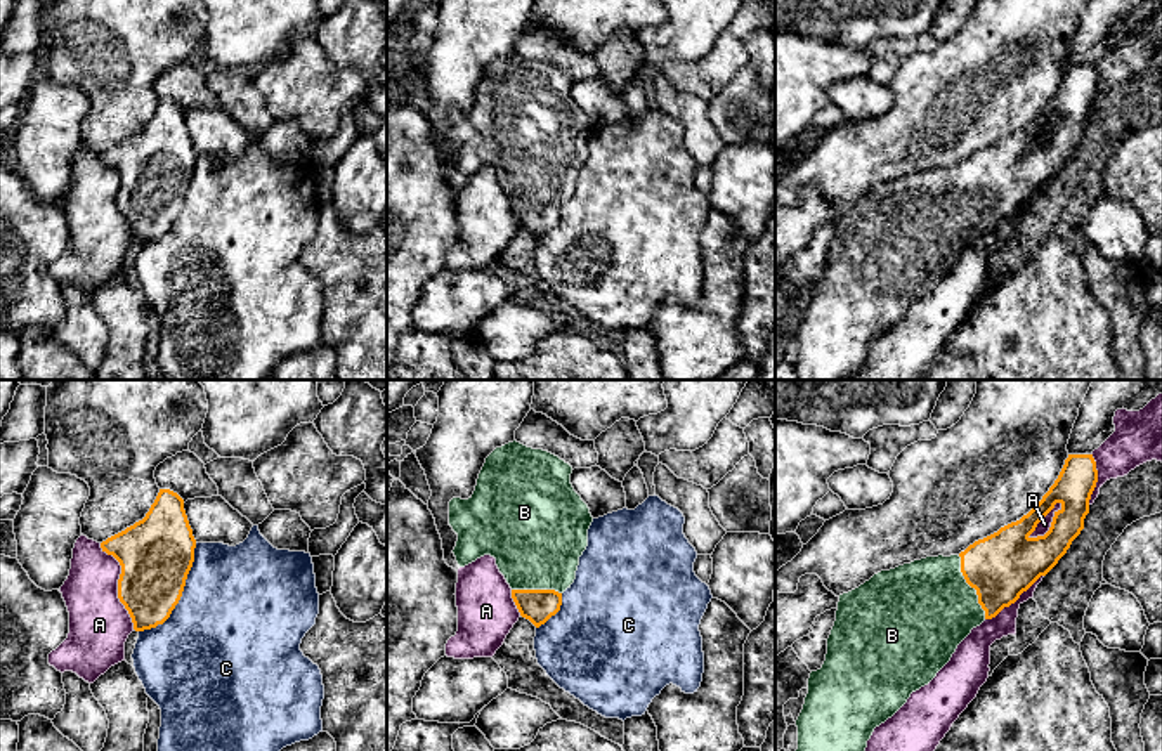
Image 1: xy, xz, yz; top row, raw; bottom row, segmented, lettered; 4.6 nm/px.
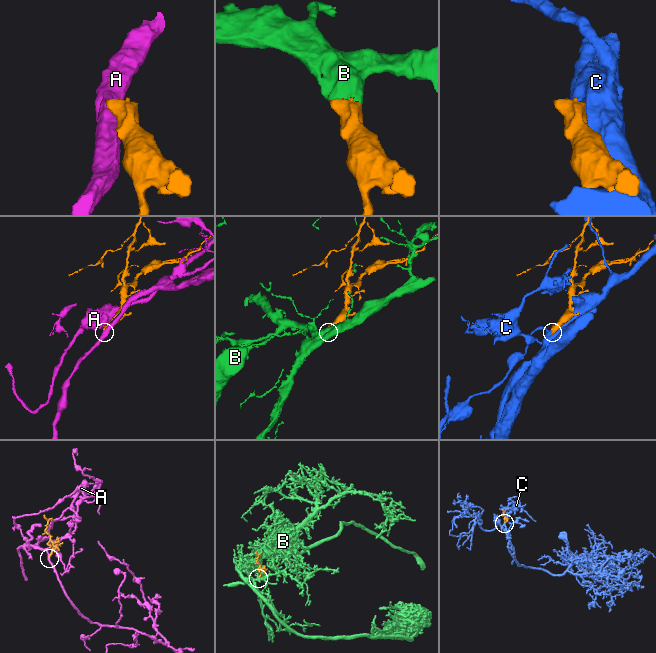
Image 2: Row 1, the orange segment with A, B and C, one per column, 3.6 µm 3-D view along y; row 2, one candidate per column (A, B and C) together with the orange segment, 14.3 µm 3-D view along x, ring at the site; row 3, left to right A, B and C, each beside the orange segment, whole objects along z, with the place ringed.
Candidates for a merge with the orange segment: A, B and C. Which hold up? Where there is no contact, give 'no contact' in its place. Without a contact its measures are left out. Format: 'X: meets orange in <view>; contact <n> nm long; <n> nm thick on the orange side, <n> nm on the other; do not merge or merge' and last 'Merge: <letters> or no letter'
A: meets orange in xy; contact 440 nm long; 340 nm thick on the orange side, 280 nm on the other; do not merge
B: meets orange in yz; contact 320 nm long; 300 nm thick on the orange side, 460 nm on the other; merge
C: meets orange in xy; contact 500 nm long; 340 nm thick on the orange side, 500 nm on the other; do not merge
Merge: B

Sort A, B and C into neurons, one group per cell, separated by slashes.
A / B / C

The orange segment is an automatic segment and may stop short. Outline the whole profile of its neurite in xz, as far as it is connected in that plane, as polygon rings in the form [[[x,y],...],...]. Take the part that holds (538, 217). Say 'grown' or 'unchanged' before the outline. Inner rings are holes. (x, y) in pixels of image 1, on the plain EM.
grown | [[[513,52],[486,69],[468,111],[449,113],[449,137],[458,146],[453,161],[458,177],[494,168],[520,227],[536,239],[560,222],[562,205],[574,194],[579,168],[588,158],[593,128],[574,102],[571,85],[572,78],[558,68]]]

